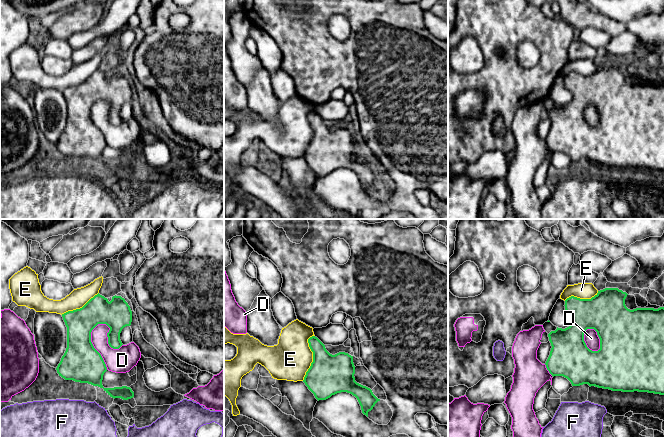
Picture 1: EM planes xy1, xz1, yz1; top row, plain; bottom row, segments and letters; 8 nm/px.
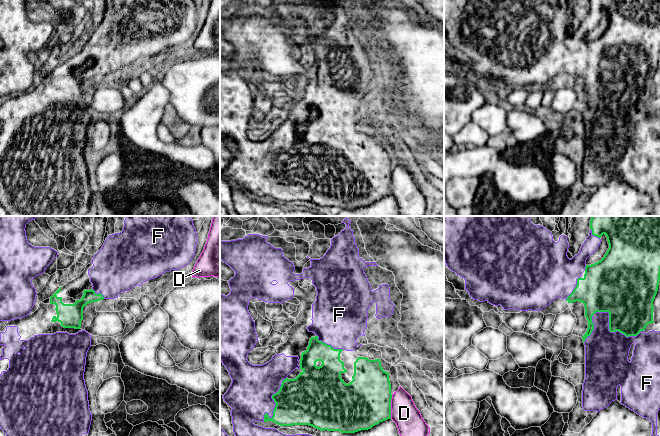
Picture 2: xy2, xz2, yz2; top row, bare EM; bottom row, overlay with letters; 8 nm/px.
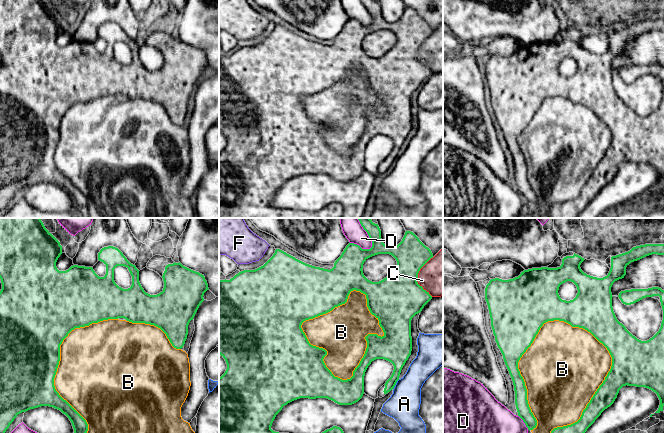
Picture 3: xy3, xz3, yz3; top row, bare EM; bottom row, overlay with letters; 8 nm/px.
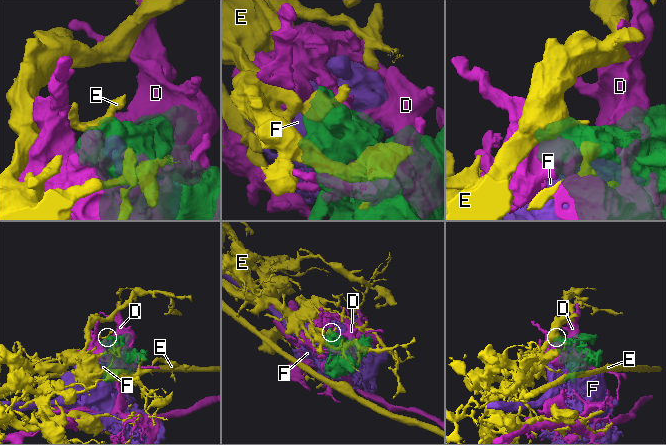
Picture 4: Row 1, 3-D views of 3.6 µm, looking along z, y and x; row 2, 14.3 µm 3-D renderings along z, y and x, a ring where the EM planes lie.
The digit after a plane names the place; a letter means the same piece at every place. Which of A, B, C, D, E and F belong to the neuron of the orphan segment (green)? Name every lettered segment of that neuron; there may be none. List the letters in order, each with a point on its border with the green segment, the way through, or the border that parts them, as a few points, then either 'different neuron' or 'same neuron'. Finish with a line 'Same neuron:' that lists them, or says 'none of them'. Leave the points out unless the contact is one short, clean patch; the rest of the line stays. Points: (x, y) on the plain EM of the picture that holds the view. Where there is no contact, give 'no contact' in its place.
A: contact xz3 (395, 160); border xz3 (399, 155), (393, 165); different neuron
B: contact yz3 (605, 154); different neuron
C: contact xz3 (417, 52); different neuron
D: contact xy1 (93, 122); different neuron
E: contact xz1 (313, 133); different neuron
F: contact yz2 (609, 93); same neuron
Same neuron: F

